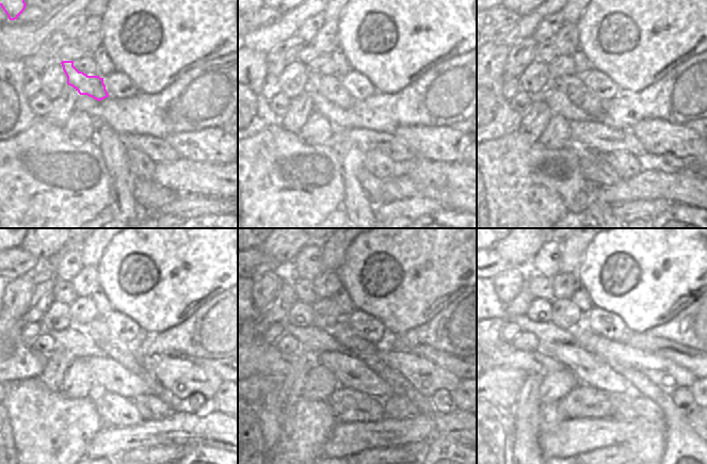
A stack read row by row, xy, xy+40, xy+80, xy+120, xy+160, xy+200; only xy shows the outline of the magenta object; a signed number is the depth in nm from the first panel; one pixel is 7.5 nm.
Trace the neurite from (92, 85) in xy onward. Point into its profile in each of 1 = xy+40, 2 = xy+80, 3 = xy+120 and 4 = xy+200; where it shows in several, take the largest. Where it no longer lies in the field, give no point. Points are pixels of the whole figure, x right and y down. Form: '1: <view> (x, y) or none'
1: xy+40 (331, 86)
2: xy+80 (573, 86)
3: xy+120 (123, 352)
4: xy+200 (683, 445)

